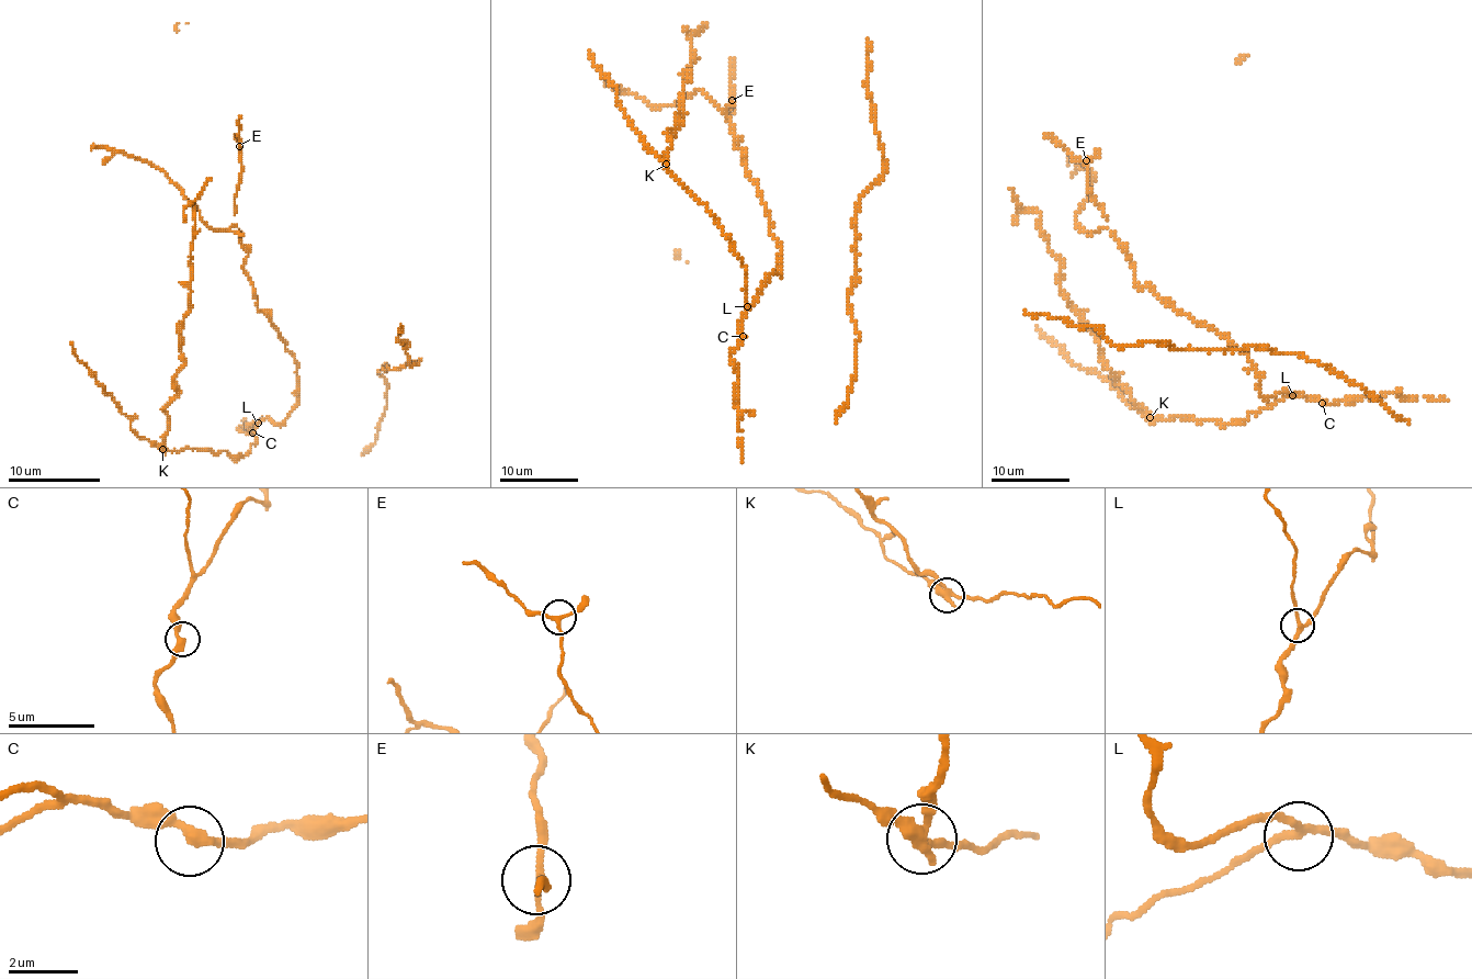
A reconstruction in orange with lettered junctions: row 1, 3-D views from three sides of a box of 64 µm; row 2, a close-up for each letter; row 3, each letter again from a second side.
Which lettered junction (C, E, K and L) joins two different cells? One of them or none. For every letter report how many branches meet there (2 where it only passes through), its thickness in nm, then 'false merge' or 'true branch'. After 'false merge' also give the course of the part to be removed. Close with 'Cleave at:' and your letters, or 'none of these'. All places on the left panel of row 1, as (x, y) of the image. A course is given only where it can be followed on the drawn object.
C: branches 2; calibre 320 nm; true branch
E: branches 3; calibre 170 nm; true branch
K: branches 3; calibre 280 nm; false merge; course (162, 448), (131, 427), (126, 416), (103, 391), (70, 342)
L: branches 3; calibre 200 nm; true branch
Cleave at: K

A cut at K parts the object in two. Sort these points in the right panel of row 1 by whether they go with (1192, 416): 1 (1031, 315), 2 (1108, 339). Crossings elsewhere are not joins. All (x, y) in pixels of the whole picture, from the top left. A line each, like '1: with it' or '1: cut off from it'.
1: with it
2: with it

